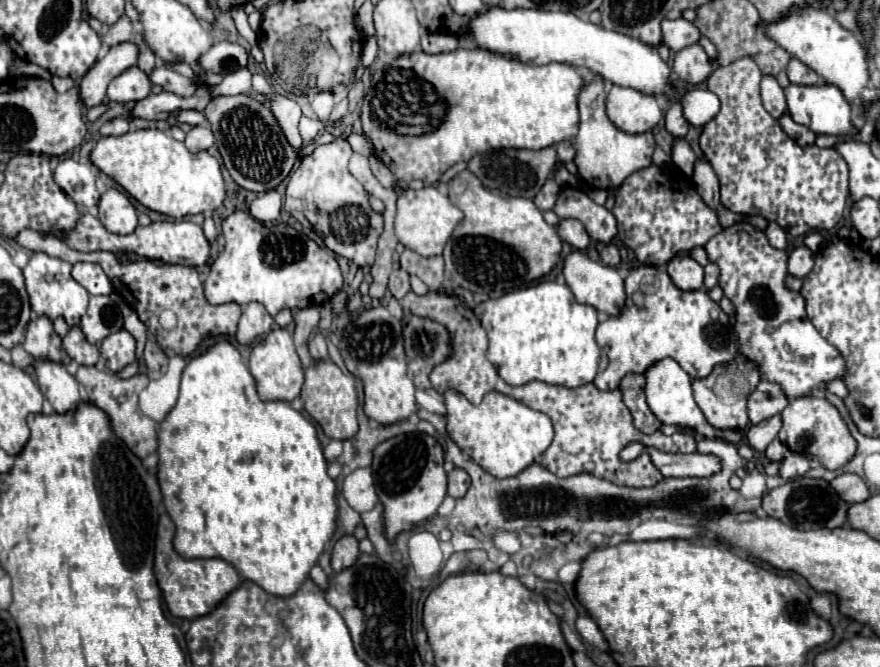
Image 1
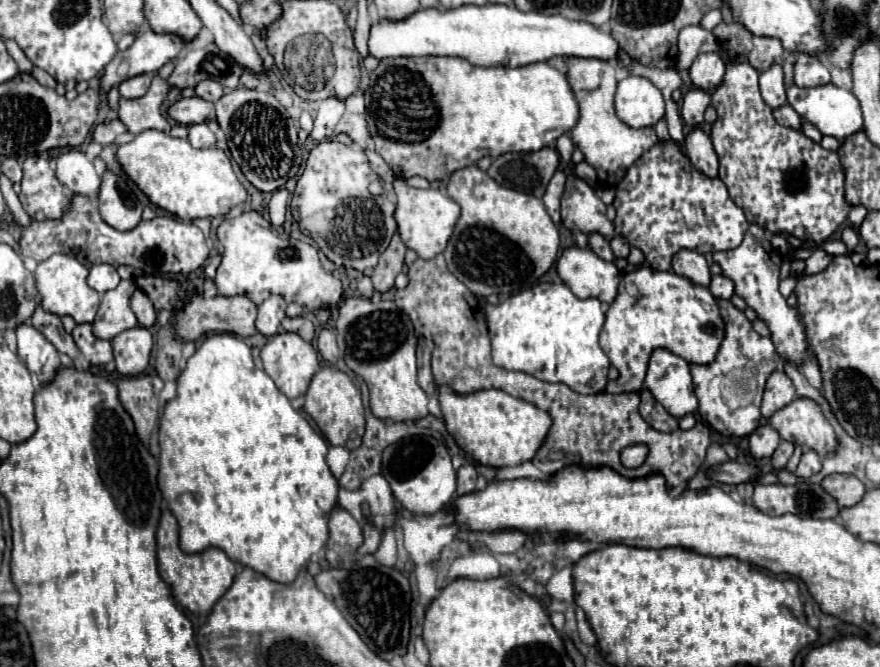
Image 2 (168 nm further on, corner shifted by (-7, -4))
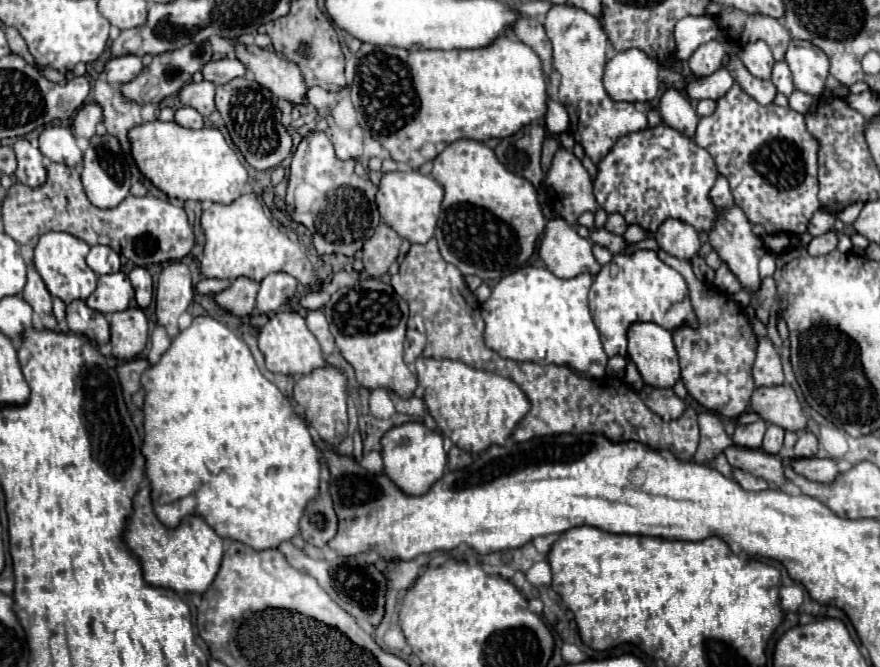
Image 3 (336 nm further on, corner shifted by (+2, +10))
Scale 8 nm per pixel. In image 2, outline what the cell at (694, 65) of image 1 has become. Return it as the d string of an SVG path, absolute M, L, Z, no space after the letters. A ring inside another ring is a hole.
M705 52L705 54L699 54L691 64L689 76L697 88L709 92L721 84L725 76L725 64L715 52Z

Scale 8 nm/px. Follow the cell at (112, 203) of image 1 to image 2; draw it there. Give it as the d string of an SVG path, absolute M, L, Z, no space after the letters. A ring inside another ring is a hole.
M103 174L99 190L99 212L101 218L119 232L129 232L141 222L143 204L137 198L129 178Z

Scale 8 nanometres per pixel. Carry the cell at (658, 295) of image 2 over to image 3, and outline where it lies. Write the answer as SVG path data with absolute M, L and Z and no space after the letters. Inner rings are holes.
M654 250L614 254L614 258L602 266L590 288L590 312L602 334L604 350L610 358L626 356L626 332L634 322L656 322L666 330L674 330L686 320L690 326L698 326L690 306L686 280L680 272L664 264Z

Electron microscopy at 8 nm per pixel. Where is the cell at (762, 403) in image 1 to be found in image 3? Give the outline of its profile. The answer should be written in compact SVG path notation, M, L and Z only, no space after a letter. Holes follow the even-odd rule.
M768 336L758 340L756 362L754 362L754 368L752 368L752 376L754 376L756 386L776 386L776 384L784 382L780 356L774 350Z

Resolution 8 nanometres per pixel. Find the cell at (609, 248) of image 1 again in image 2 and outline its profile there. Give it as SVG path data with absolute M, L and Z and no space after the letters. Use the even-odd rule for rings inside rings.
M615 236L615 238L611 240L611 250L613 250L613 254L615 254L617 258L627 258L627 256L629 256L629 244L627 244L621 236Z

